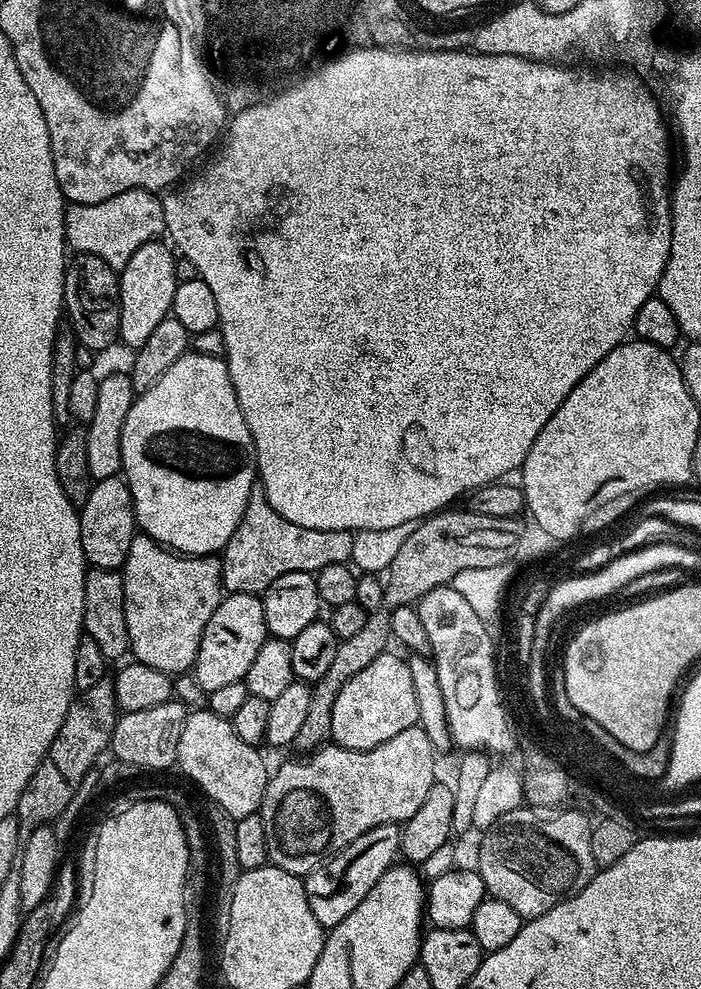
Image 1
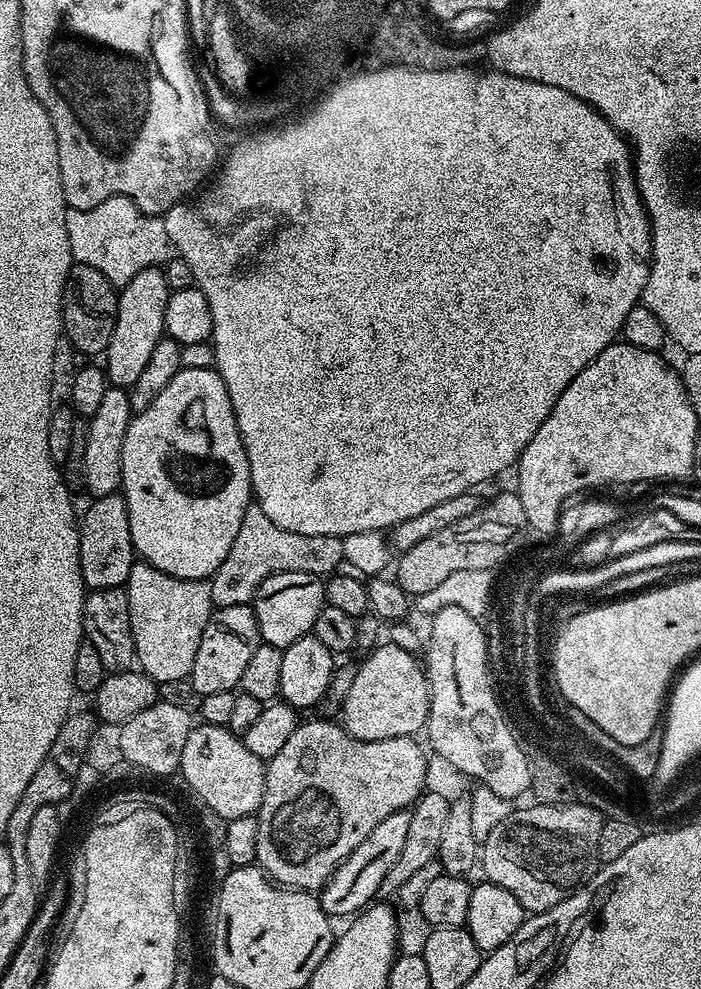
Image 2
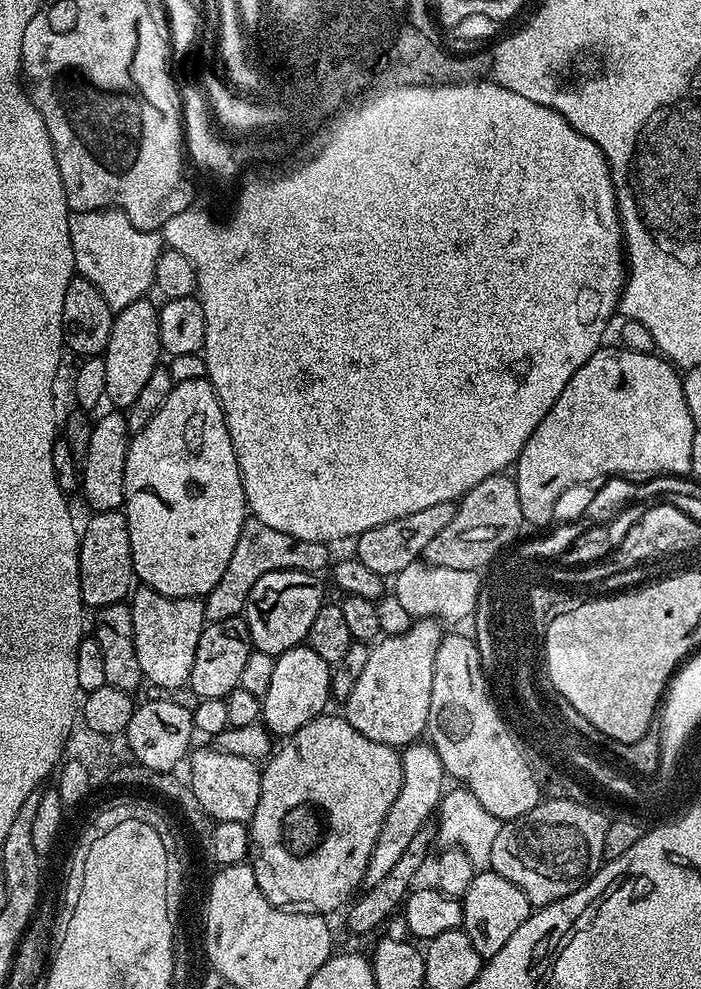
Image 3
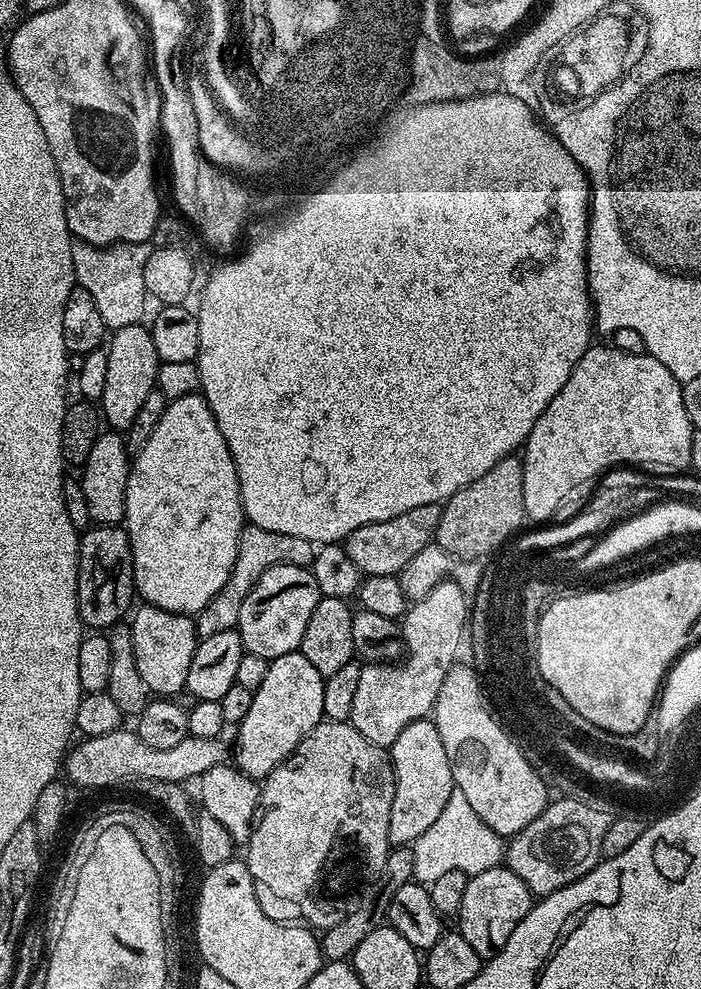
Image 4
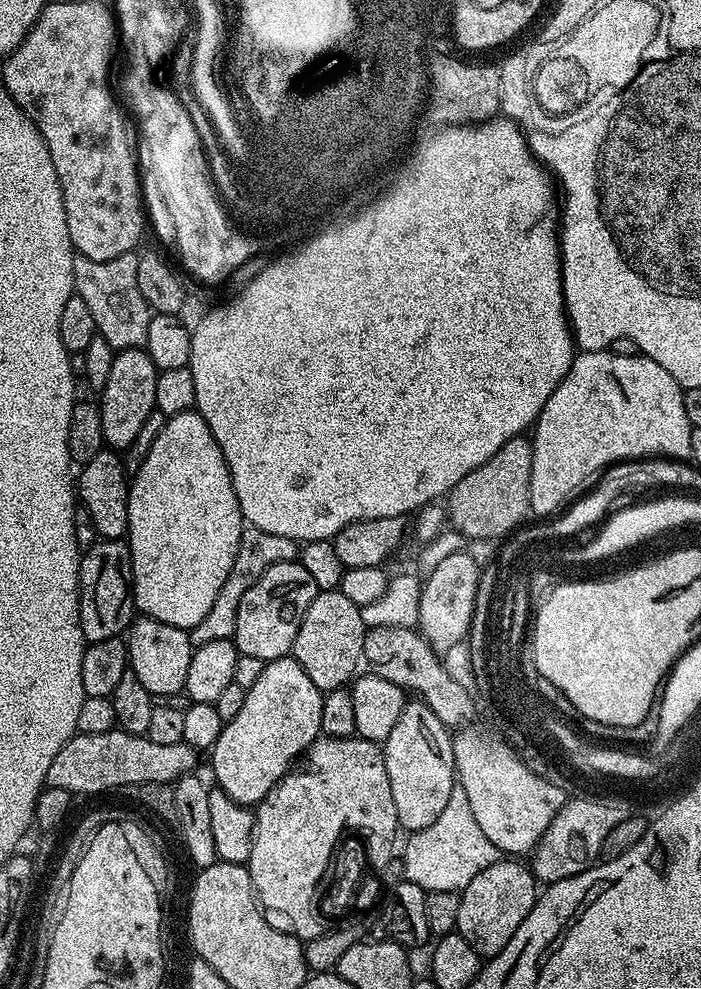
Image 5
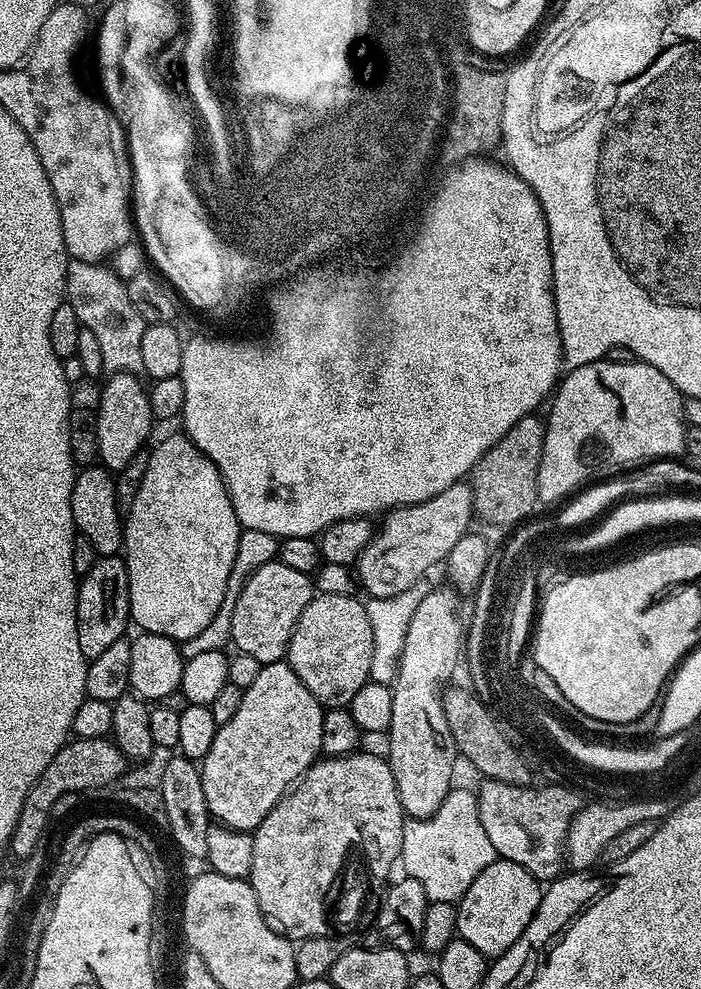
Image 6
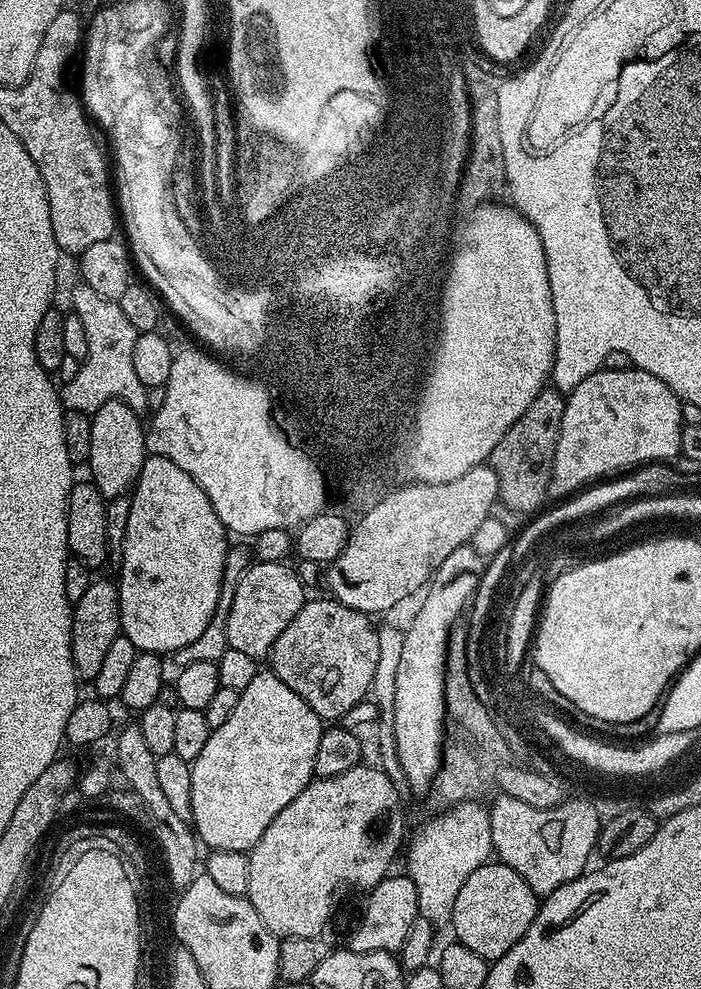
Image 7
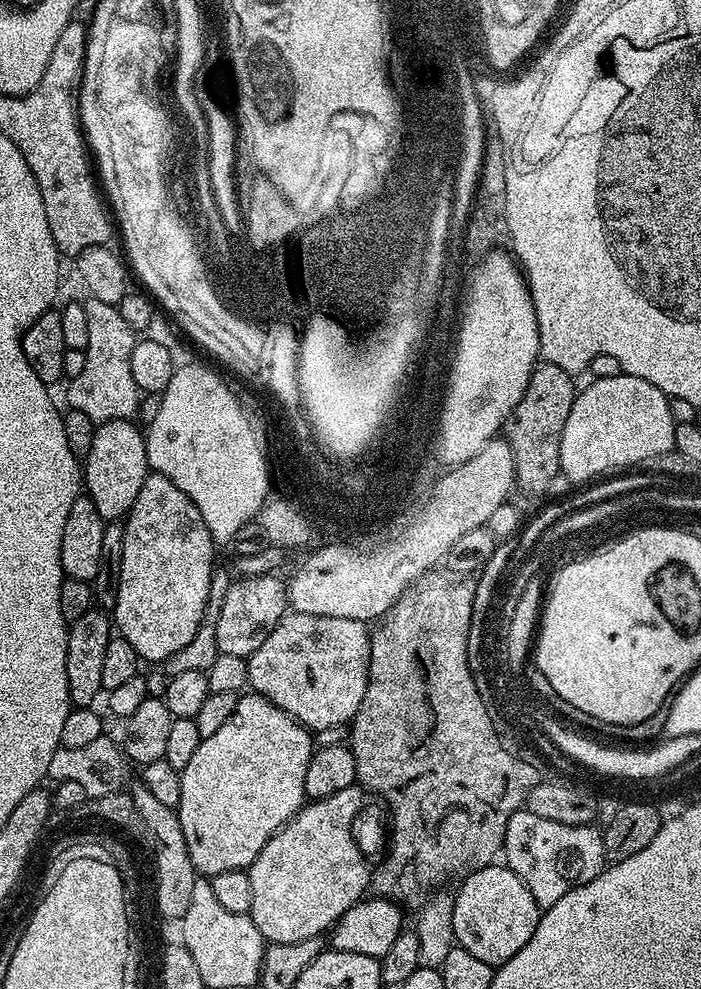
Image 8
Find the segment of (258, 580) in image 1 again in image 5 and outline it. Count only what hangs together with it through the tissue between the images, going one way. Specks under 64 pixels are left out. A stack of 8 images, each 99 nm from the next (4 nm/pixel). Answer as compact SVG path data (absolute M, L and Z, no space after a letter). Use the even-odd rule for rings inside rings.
M246 526L238 538L238 554L234 554L234 566L230 566L230 574L226 574L226 583L222 585L222 590L218 590L218 598L214 598L214 606L210 606L206 618L202 618L198 626L190 629L193 645L232 640L238 626L238 606L242 606L242 597L246 595L246 590L250 590L250 586L254 586L254 582L258 582L258 578L262 578L262 574L270 570L270 566L293 562L297 556L297 541L282 538L282 534L270 534L266 530Z

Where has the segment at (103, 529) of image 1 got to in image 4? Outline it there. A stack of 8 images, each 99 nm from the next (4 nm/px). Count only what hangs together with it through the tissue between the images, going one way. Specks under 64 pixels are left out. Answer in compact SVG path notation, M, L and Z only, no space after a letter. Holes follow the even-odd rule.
M115 524L89 527L80 536L78 558L78 610L81 621L89 629L107 630L129 615L133 607L132 596L134 600L132 547L127 528Z

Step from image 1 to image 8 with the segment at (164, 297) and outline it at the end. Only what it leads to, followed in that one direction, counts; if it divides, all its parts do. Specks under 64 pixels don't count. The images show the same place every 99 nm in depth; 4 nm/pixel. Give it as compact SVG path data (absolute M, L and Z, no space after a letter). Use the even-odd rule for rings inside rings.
M107 420L104 424L95 425L90 452L82 460L82 488L106 522L120 522L127 517L134 506L134 498L138 498L138 490L142 490L142 482L146 482L150 475L144 437L145 433L132 420Z

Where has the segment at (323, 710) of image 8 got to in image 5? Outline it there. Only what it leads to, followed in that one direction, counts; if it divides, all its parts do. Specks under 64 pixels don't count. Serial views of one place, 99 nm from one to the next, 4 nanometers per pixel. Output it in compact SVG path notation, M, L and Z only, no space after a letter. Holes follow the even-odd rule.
M339 590L317 591L314 602L310 602L298 626L290 655L302 670L306 670L310 682L314 682L322 694L332 692L345 687L357 675L356 667L361 667L364 658L365 631L360 606Z

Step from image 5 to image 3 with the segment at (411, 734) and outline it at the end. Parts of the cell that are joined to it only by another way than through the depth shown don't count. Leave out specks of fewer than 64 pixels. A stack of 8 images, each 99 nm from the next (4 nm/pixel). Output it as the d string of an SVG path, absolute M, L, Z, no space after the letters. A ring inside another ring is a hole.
M417 742L409 744L403 749L400 761L402 762L402 790L398 790L398 798L394 798L394 806L386 814L382 822L382 830L378 834L378 842L370 854L368 869L364 875L364 884L377 884L394 870L394 862L402 858L406 846L418 830L425 827L428 815L435 813L440 807L440 798L446 791L446 773L440 755L428 742Z

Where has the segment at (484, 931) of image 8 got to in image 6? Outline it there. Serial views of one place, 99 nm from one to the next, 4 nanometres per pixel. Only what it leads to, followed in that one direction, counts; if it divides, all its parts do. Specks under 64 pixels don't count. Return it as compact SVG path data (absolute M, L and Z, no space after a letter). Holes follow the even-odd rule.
M498 858L470 882L470 890L466 890L455 905L456 936L470 942L470 946L486 958L501 956L518 942L522 930L530 926L530 918L534 918L538 910L541 895L541 881L534 879L522 866Z

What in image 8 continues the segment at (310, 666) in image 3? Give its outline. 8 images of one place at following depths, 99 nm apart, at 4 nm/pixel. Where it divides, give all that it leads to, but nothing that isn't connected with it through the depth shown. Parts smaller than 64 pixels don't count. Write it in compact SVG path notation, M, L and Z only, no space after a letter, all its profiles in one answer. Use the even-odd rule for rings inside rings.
M244 694L237 699L234 714L230 714L230 719L215 734L210 734L210 738L201 740L180 774L182 802L178 815L182 834L186 834L190 862L194 862L201 877L247 870L268 839L304 807L306 766L310 766L313 751L313 733L286 714L286 710L274 706L274 702L264 696Z

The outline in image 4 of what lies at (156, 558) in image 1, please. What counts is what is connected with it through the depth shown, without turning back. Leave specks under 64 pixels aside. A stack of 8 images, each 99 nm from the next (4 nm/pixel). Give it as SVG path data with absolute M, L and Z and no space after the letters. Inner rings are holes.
M141 603L139 607L130 616L138 674L142 674L142 682L146 682L149 693L160 698L179 697L179 692L183 693L187 689L186 674L198 643L196 621L193 617L162 610L153 604Z

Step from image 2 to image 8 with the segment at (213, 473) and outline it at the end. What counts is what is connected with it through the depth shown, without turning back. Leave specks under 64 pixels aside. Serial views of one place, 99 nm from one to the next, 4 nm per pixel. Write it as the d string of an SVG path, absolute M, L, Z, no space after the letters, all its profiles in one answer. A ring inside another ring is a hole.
M152 472L146 482L142 482L142 490L138 490L138 498L134 498L134 506L128 511L123 526L122 570L118 582L118 602L114 609L114 628L126 642L130 642L130 646L134 646L141 661L163 662L174 654L174 650L182 650L182 646L198 634L210 594L214 567L212 555L218 548L206 522L202 522L202 514L198 514L198 506L194 506L192 499L182 494L170 478L157 472Z

